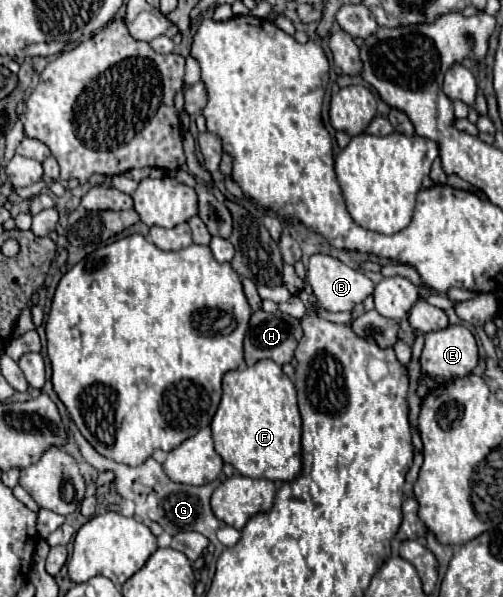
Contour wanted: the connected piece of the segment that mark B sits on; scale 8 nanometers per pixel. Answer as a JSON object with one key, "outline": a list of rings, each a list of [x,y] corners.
{"outline":[[[314,253],[310,257],[310,261],[308,261],[308,283],[314,291],[314,295],[318,297],[320,305],[326,311],[352,311],[354,305],[362,303],[374,291],[374,283],[364,273],[360,273],[358,269],[348,267],[340,259],[334,259],[334,257],[324,255],[324,253]]]}

